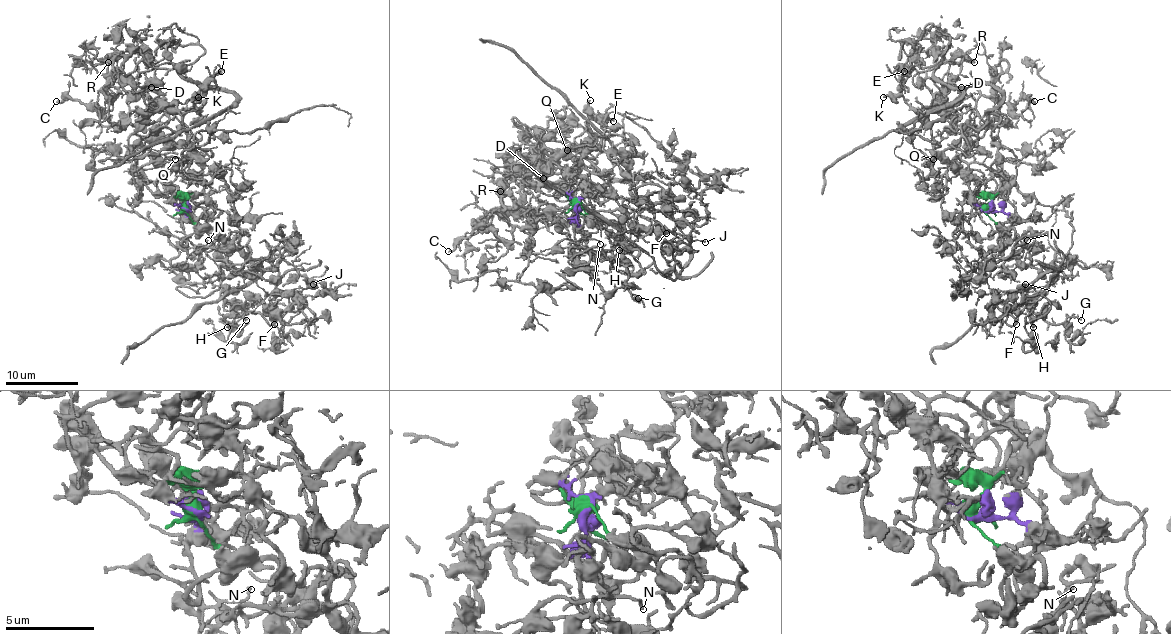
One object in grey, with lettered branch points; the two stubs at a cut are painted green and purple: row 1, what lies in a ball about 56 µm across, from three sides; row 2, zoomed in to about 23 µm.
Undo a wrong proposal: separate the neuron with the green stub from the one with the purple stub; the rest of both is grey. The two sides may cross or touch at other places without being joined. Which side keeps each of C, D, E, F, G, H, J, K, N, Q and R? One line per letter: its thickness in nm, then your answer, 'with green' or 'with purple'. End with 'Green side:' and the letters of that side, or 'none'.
C: calibre 220 nm; with green
D: calibre 140 nm; with green
E: calibre 140 nm; with green
F: calibre 190 nm; with purple
G: calibre 130 nm; with purple
H: calibre 110 nm; with purple
J: calibre 120 nm; with purple
K: calibre 240 nm; with green
N: calibre 150 nm; with purple
Q: calibre 110 nm; with green
R: calibre 320 nm; with green
Green side: C, D, E, K, Q, R

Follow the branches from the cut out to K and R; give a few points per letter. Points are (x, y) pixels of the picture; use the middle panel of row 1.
K: (577, 204), (570, 194), (553, 195), (573, 197), (570, 168), (581, 150), (571, 145), (590, 132), (590, 100)
R: (577, 204), (553, 195), (573, 197), (573, 145), (505, 167), (499, 192)

